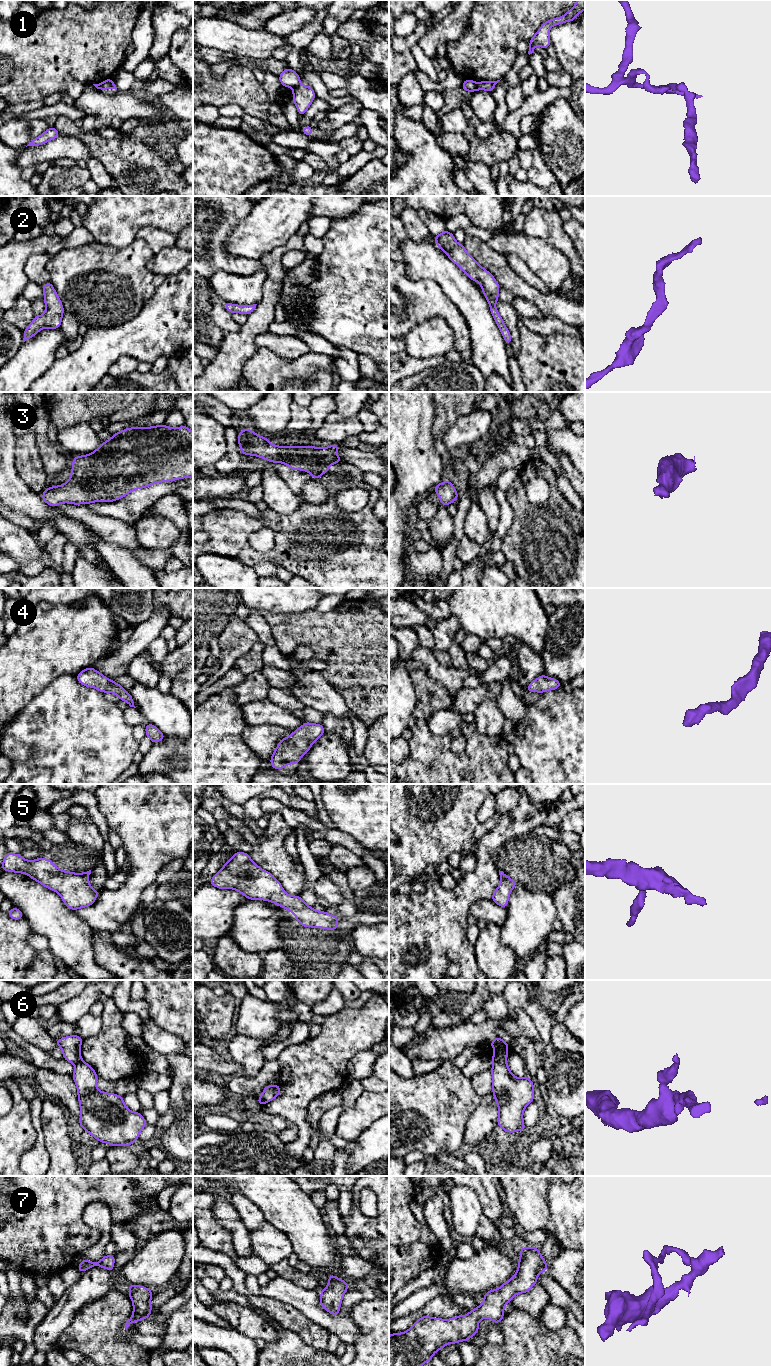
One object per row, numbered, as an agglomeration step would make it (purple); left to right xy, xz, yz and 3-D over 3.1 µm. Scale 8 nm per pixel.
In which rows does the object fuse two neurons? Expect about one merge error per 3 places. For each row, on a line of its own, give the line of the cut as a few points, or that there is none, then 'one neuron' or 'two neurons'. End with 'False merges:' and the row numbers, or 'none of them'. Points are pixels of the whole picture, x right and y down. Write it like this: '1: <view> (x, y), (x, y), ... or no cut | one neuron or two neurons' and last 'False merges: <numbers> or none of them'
1: xz (299, 84), (293, 89) | two neurons
2: no cut | one neuron
3: no cut | one neuron
4: no cut | one neuron
5: no cut | one neuron
6: yz (505, 1061), (494, 1062) | two neurons
7: no cut | one neuron
False merges: 1, 6

